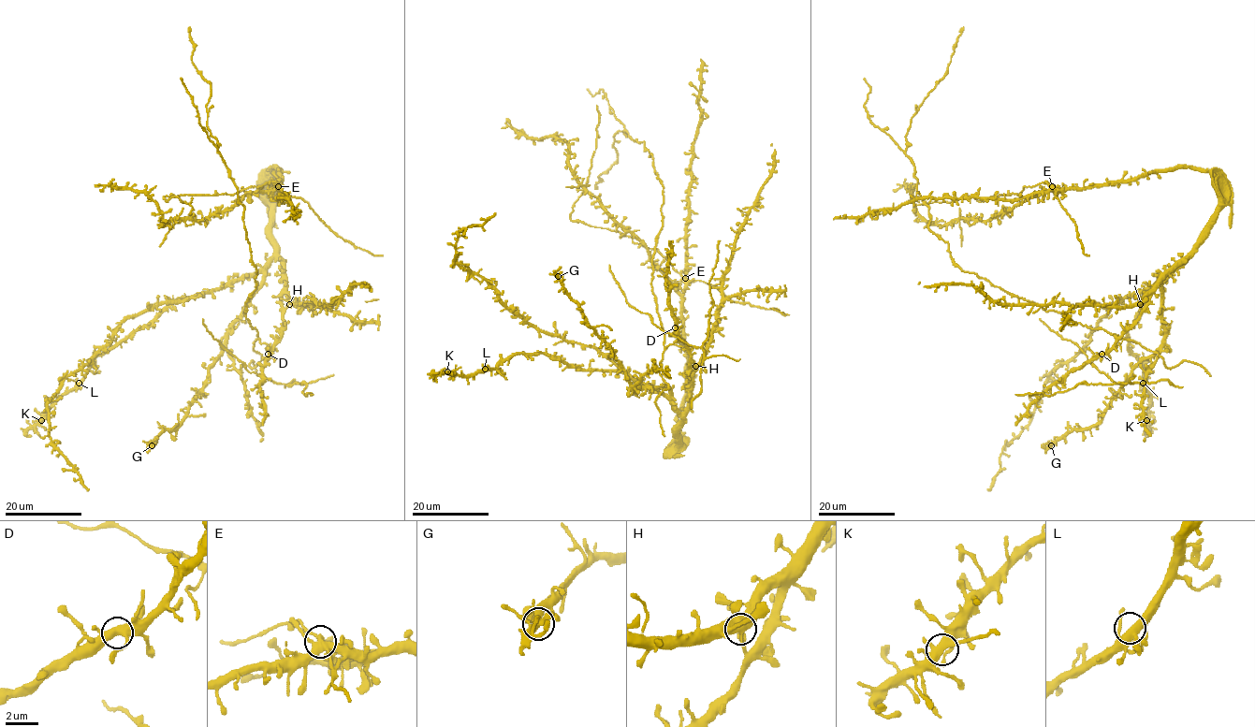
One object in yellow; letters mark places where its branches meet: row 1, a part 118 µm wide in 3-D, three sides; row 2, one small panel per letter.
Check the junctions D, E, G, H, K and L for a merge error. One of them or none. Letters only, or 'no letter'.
no letter

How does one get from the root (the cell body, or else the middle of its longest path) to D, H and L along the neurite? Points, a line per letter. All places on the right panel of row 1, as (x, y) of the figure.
D: (1149, 292), (1149, 304), (1140, 317), (1101, 354)
H: (1149, 292), (1140, 304)
L: (1149, 292), (1187, 256), (1145, 292), (1142, 309), (1128, 329), (1128, 348), (1141, 363), (1143, 383)

